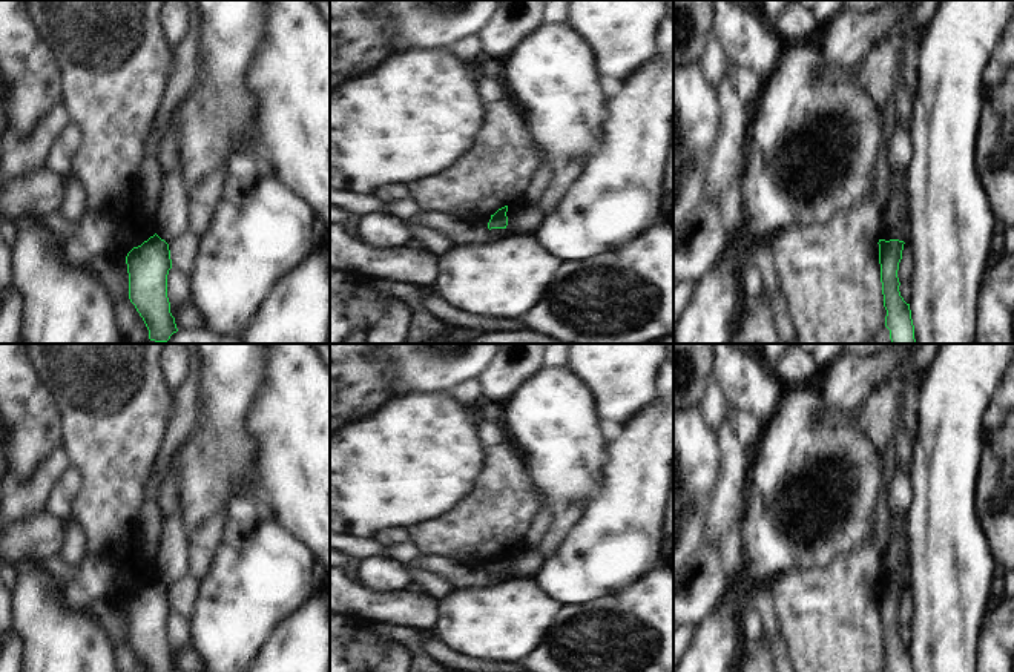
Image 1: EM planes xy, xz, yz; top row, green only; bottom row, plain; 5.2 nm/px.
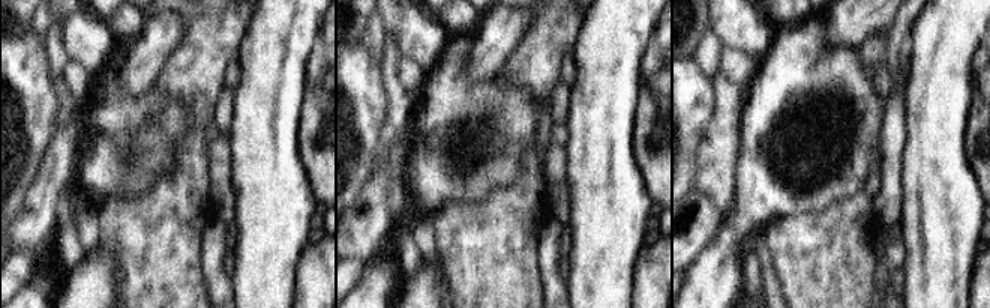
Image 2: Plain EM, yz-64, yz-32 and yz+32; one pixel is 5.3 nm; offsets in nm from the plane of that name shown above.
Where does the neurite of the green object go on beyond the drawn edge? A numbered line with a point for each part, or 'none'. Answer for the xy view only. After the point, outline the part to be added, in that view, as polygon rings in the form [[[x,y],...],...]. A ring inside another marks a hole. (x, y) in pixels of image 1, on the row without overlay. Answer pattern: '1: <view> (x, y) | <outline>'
none

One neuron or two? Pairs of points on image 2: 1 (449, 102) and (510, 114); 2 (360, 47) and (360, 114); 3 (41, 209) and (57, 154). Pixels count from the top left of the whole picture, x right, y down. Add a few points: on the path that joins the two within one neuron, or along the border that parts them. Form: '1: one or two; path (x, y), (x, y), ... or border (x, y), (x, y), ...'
1: one; path (464, 107), (485, 107), (495, 113)
2: one; path (360, 63), (360, 98)
3: one; path (44, 196), (57, 175), (57, 167)

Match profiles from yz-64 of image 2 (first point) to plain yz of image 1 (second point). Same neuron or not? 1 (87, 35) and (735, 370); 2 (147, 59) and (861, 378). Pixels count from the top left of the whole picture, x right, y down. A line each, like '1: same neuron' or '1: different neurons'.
1: same neuron
2: same neuron

